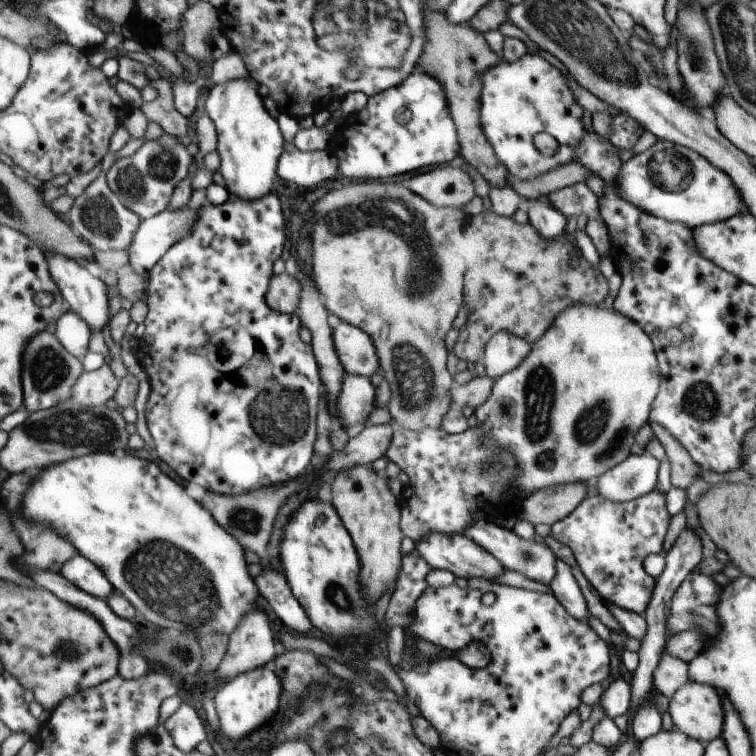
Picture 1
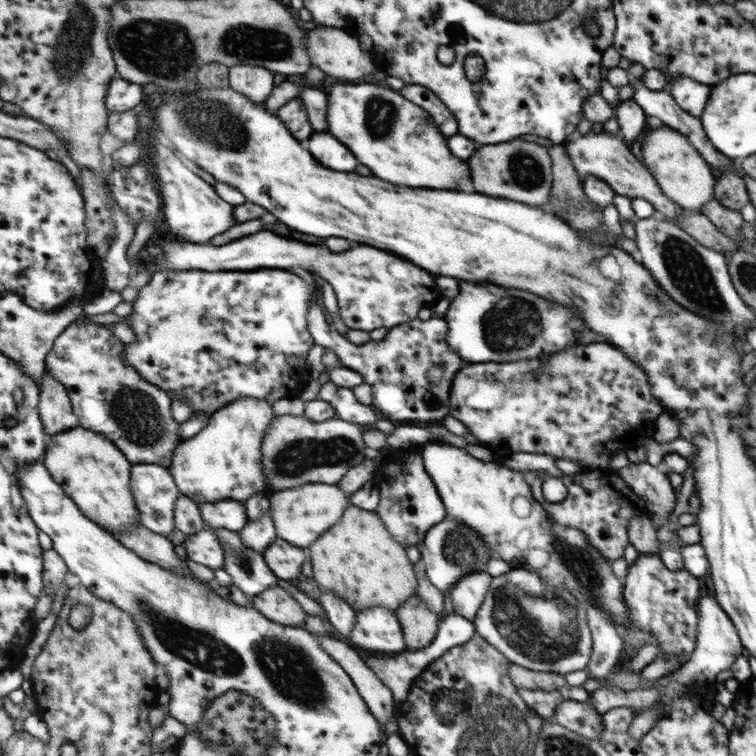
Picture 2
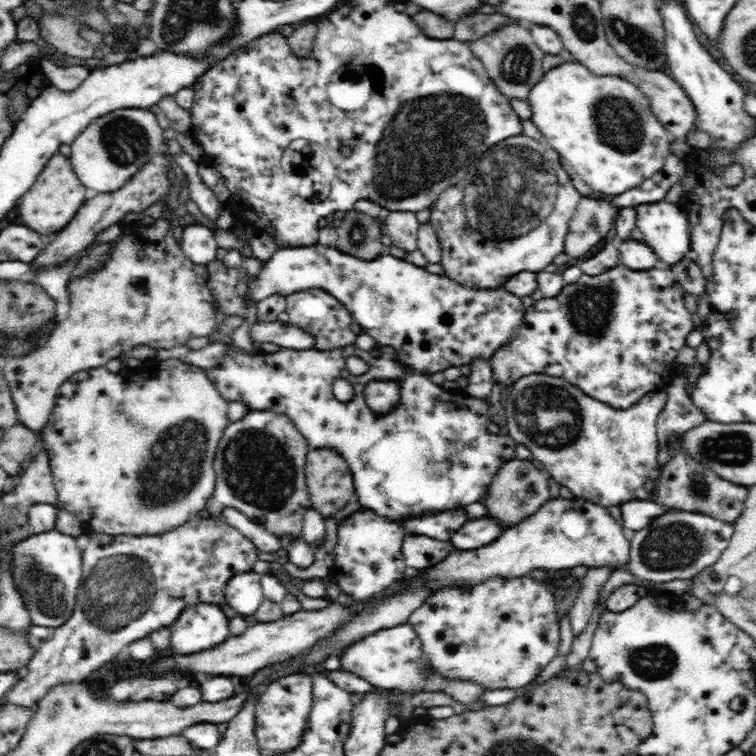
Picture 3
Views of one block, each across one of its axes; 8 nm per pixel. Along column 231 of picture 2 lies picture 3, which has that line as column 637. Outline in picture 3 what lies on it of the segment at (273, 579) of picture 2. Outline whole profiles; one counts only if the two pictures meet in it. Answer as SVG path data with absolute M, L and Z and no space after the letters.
M666 509L644 528L630 533L631 563L628 571L641 580L665 582L676 578L695 578L702 570L713 566L729 546L734 523L714 517L704 511Z

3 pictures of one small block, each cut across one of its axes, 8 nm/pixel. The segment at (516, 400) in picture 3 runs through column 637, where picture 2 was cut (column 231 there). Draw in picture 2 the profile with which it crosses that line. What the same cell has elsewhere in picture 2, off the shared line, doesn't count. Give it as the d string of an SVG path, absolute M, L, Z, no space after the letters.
M252 396L234 400L232 404L228 404L226 408L214 414L209 424L198 435L178 445L177 454L174 455L174 464L170 469L183 494L199 503L220 502L228 499L245 503L258 492L271 495L264 471L264 439L276 418L277 415L274 414L268 401L258 400Z

